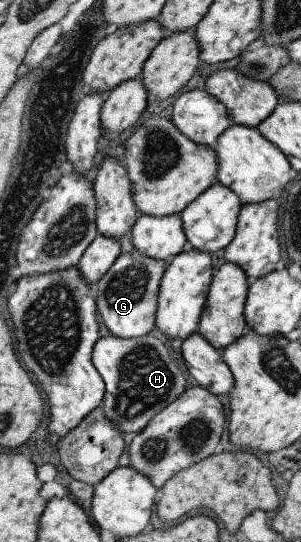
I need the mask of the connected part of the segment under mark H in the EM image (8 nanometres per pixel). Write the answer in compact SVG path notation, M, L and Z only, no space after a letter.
M155 332L129 339L109 334L93 344L90 356L95 371L104 383L100 403L103 415L125 433L140 432L167 403L183 393L187 385L187 379L177 367L167 342Z

